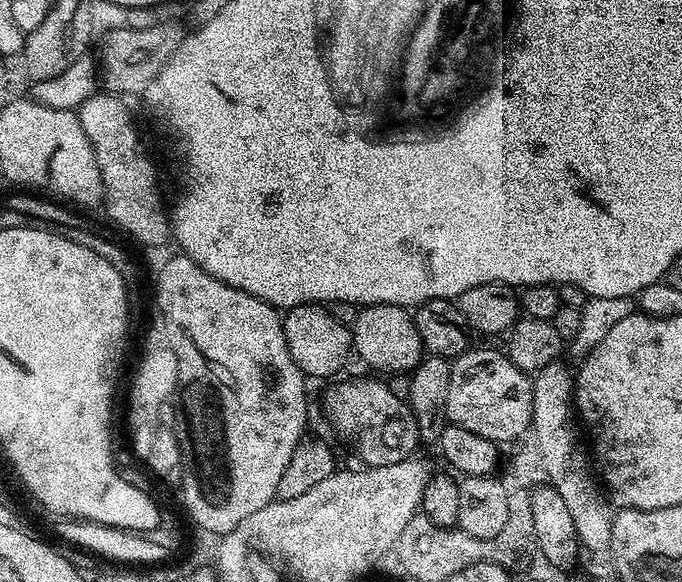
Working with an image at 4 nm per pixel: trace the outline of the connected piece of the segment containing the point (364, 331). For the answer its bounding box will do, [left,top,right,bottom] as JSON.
[352,304,425,374]

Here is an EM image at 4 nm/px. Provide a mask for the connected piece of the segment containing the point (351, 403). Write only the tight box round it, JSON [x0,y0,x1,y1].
[324,376,421,468]

